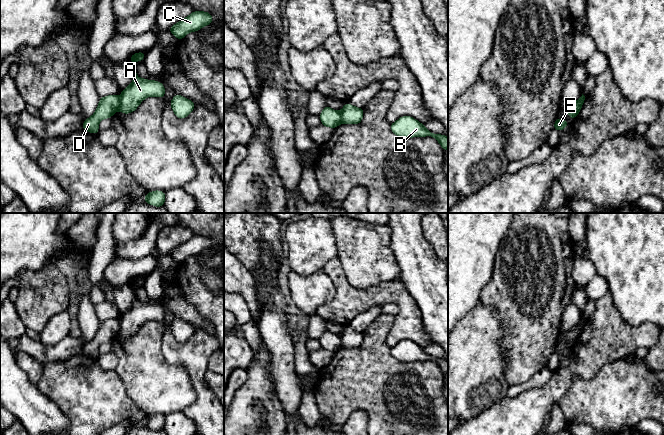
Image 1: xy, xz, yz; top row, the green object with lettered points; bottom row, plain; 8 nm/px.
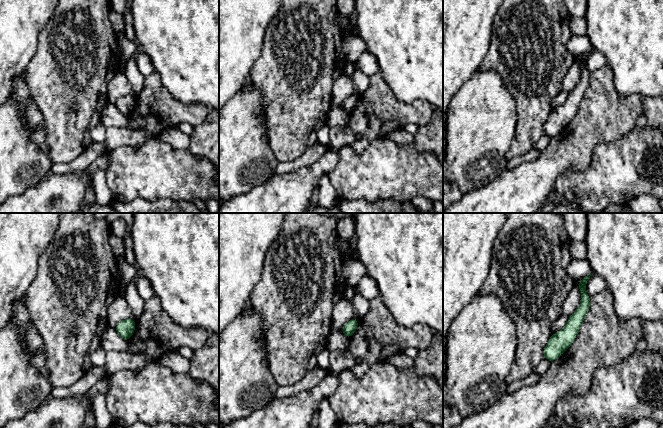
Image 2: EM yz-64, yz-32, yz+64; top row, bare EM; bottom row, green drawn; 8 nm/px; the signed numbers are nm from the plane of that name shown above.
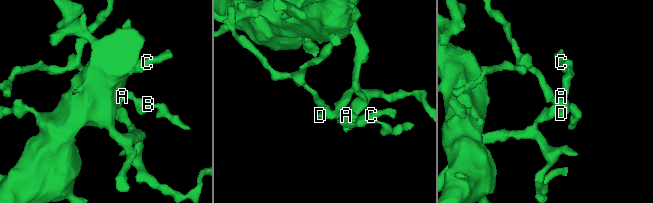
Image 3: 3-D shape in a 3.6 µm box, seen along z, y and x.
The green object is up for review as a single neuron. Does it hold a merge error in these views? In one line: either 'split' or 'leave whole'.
split

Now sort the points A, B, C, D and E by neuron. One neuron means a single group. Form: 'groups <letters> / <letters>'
groups A B C E / D

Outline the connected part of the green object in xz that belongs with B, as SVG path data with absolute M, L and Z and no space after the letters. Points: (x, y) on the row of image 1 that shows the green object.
M401 116L397 121L390 124L391 131L402 138L425 137L435 138L443 148L448 149L448 137L428 131L425 126L411 116Z

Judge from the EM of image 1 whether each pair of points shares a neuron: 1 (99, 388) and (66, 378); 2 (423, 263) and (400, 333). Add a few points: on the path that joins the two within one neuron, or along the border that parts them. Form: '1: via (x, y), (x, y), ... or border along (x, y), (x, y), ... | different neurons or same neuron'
1: via (91, 388), (81, 388), (78, 385), (74, 385) | same neuron
2: border along (398, 278), (414, 299), (421, 313), (421, 318) | different neurons

